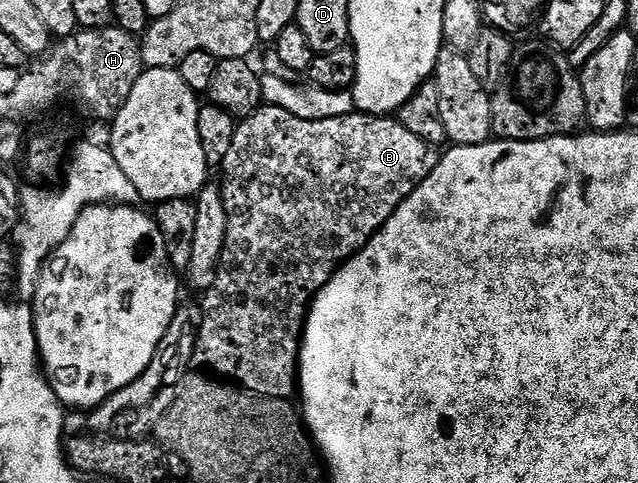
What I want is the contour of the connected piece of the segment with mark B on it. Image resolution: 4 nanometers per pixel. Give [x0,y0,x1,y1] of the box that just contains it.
[193,105,439,400]

